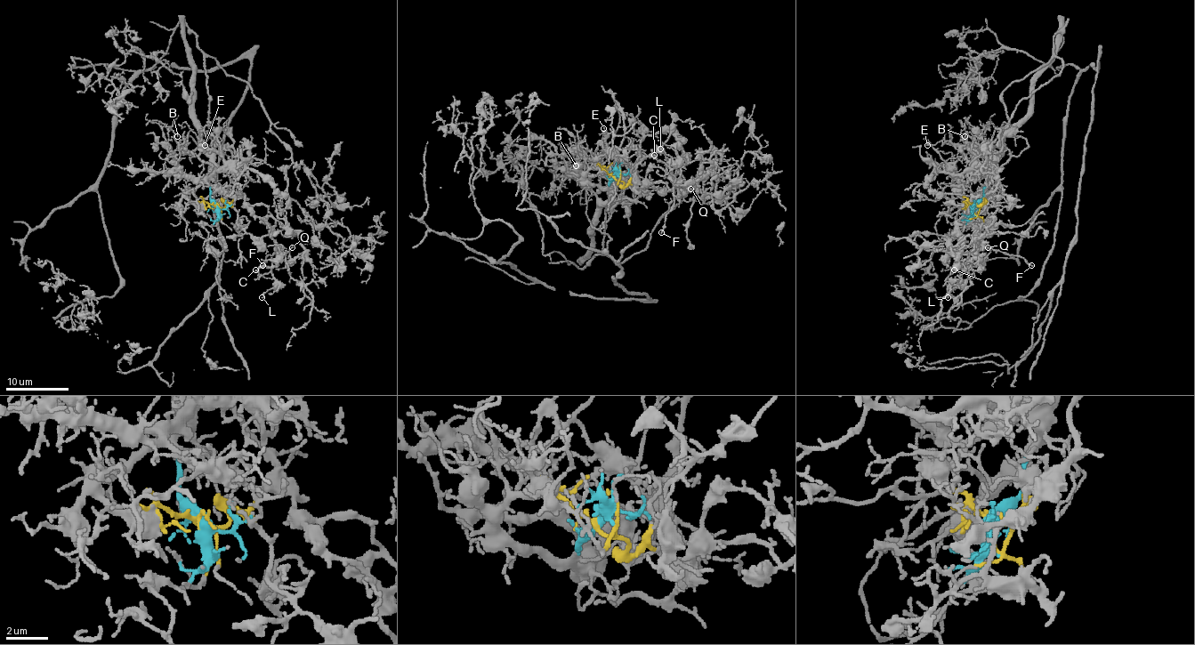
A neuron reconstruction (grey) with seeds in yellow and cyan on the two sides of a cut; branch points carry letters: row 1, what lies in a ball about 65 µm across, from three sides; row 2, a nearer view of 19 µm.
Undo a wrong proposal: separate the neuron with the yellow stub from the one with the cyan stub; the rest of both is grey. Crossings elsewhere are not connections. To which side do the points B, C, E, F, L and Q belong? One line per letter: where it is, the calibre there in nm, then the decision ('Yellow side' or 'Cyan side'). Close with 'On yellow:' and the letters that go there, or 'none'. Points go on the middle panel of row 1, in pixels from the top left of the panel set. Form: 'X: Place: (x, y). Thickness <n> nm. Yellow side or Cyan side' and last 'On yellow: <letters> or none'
B: Place: (576, 165). Thickness 130 nm. Cyan side
C: Place: (654, 155). Thickness 170 nm. Yellow side
E: Place: (603, 128). Thickness 110 nm. Cyan side
F: Place: (661, 232). Thickness 170 nm. Yellow side
L: Place: (660, 149). Thickness 140 nm. Yellow side
Q: Place: (690, 189). Thickness 120 nm. Yellow side
On yellow: C, F, L, Q

